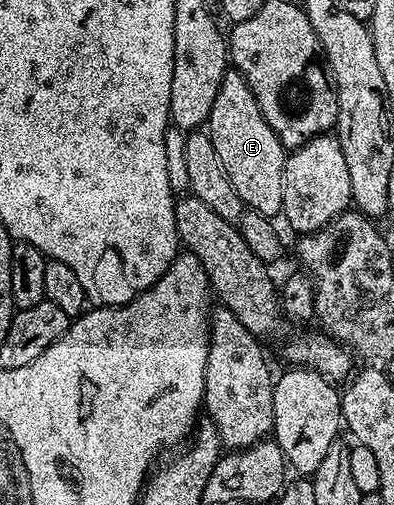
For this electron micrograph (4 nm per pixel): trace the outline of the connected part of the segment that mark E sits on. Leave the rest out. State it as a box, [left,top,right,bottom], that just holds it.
[206,72,286,218]

